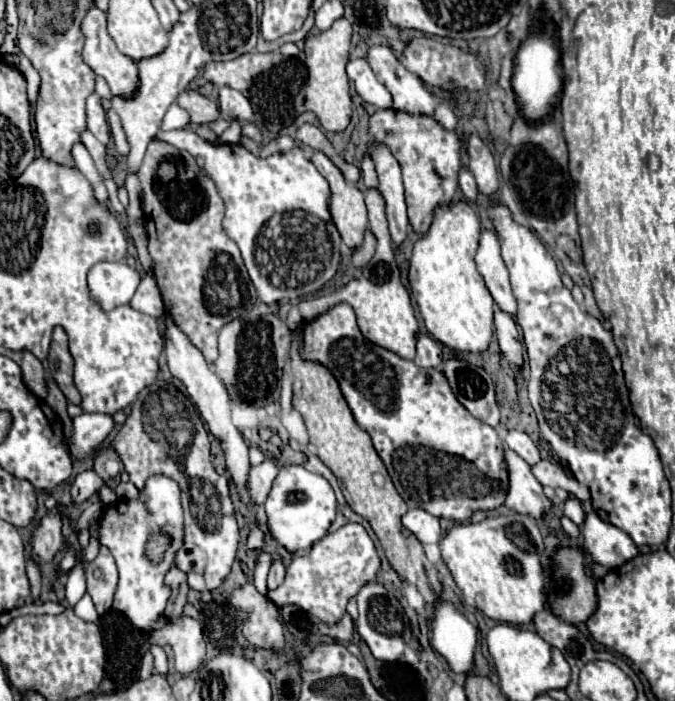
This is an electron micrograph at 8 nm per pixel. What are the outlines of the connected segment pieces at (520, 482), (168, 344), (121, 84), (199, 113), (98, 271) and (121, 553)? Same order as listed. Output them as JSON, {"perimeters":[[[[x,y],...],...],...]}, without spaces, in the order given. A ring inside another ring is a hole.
{"perimeters":[[[[505,449],[505,463],[509,471],[509,493],[507,509],[541,519],[549,509],[551,501],[543,493],[543,485],[531,473],[531,467],[511,449]]],[[[163,317],[163,319],[165,319],[165,355],[167,355],[169,371],[173,377],[183,381],[183,385],[187,387],[187,393],[189,393],[191,401],[195,403],[201,419],[207,423],[209,431],[221,441],[225,461],[227,461],[227,471],[231,473],[231,479],[237,487],[241,503],[245,503],[247,507],[253,507],[249,491],[247,491],[247,475],[251,469],[249,455],[247,455],[247,443],[245,443],[243,435],[237,431],[237,427],[231,423],[231,399],[227,395],[227,389],[217,379],[217,375],[211,371],[211,367],[205,363],[201,351],[191,345],[191,341],[185,337],[185,333],[179,331],[179,327],[169,317]]],[[[97,7],[89,9],[87,17],[83,19],[83,33],[87,37],[85,47],[83,47],[83,61],[93,69],[95,75],[99,75],[99,77],[103,77],[107,81],[107,85],[109,85],[113,95],[129,99],[137,91],[137,87],[139,87],[139,69],[137,69],[137,63],[133,59],[125,57],[117,49],[115,41],[107,33],[107,17],[105,17],[105,13],[99,11]]],[[[189,89],[189,91],[183,91],[179,97],[177,97],[177,103],[189,111],[191,115],[191,123],[213,123],[219,119],[219,107],[215,101],[203,97],[201,93]]],[[[103,261],[93,265],[87,281],[91,295],[103,309],[109,311],[117,305],[125,305],[131,301],[141,281],[141,275],[125,261],[115,261],[115,263]]],[[[151,475],[145,487],[139,491],[137,499],[117,501],[109,505],[99,521],[99,543],[105,545],[117,563],[119,569],[119,587],[115,591],[113,607],[129,617],[129,621],[141,631],[155,631],[167,625],[165,605],[171,597],[171,587],[165,585],[165,573],[175,561],[175,553],[183,543],[183,509],[181,509],[181,491],[175,479],[167,475]],[[165,531],[173,537],[171,549],[167,551],[163,563],[153,565],[145,559],[143,549],[151,533]]]]}

